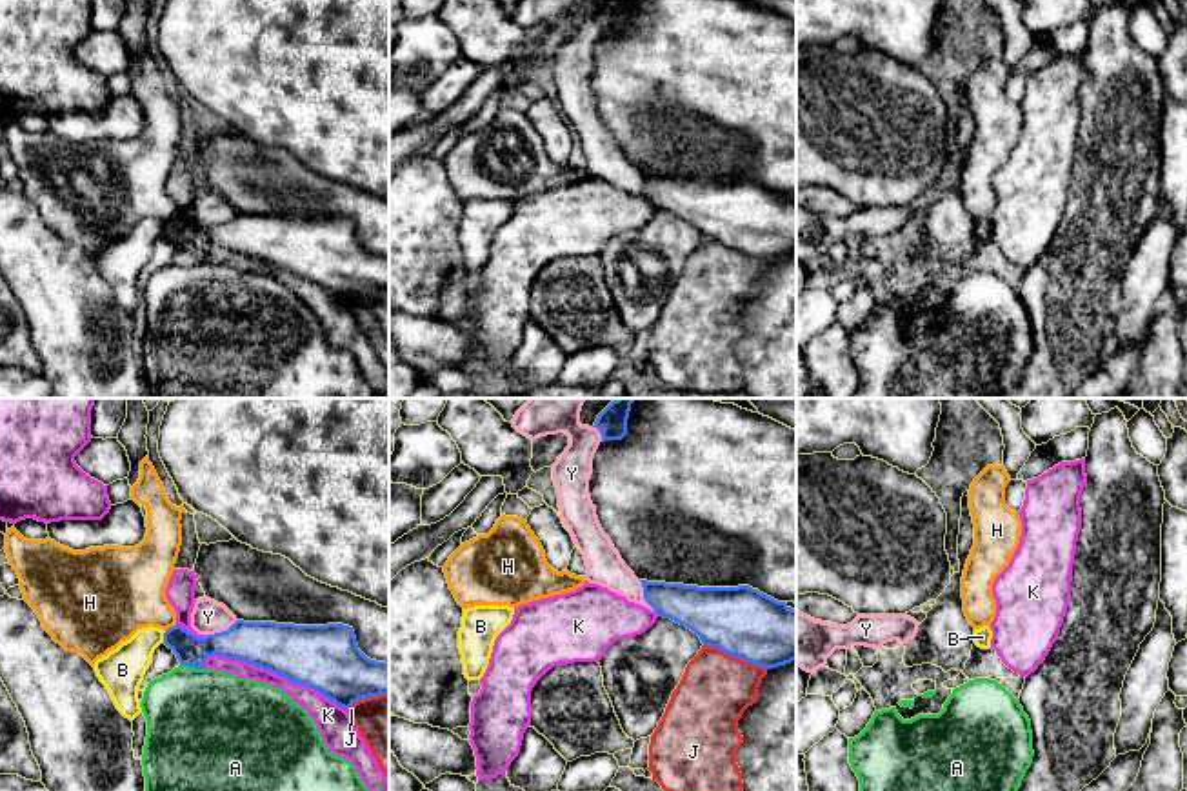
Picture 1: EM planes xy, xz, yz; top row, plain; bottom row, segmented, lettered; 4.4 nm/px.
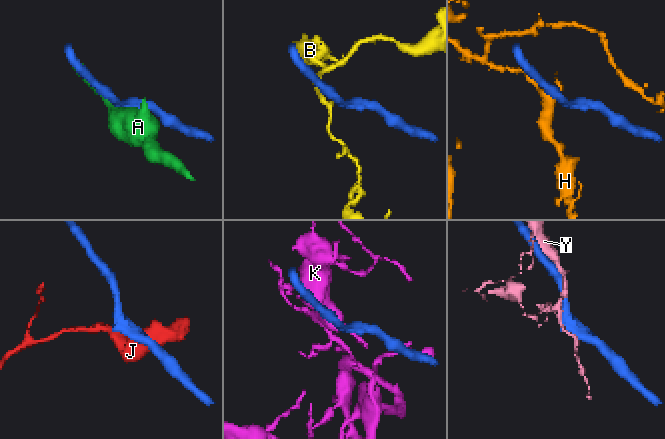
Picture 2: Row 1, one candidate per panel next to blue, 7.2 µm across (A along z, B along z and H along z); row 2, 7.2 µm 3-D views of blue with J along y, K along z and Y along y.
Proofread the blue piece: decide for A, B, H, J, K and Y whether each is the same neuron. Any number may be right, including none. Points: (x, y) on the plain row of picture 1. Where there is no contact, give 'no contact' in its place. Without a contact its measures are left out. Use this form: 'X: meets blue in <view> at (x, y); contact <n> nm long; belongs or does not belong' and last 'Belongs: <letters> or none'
A: meets blue in xy at (193, 259); contact 100 nm long; does not belong
B: meets blue in xy at (164, 230); contact 50 nm long; does not belong
H: meets blue in xy at (173, 219); contact 70 nm long; does not belong
J: meets blue in xz at (735, 250); contact 300 nm long; does not belong
K: meets blue in xy at (273, 264); contact 650 nm long; does not belong
Y: meets blue in xy at (222, 224); contact 160 nm long; does not belong
Belongs: none

